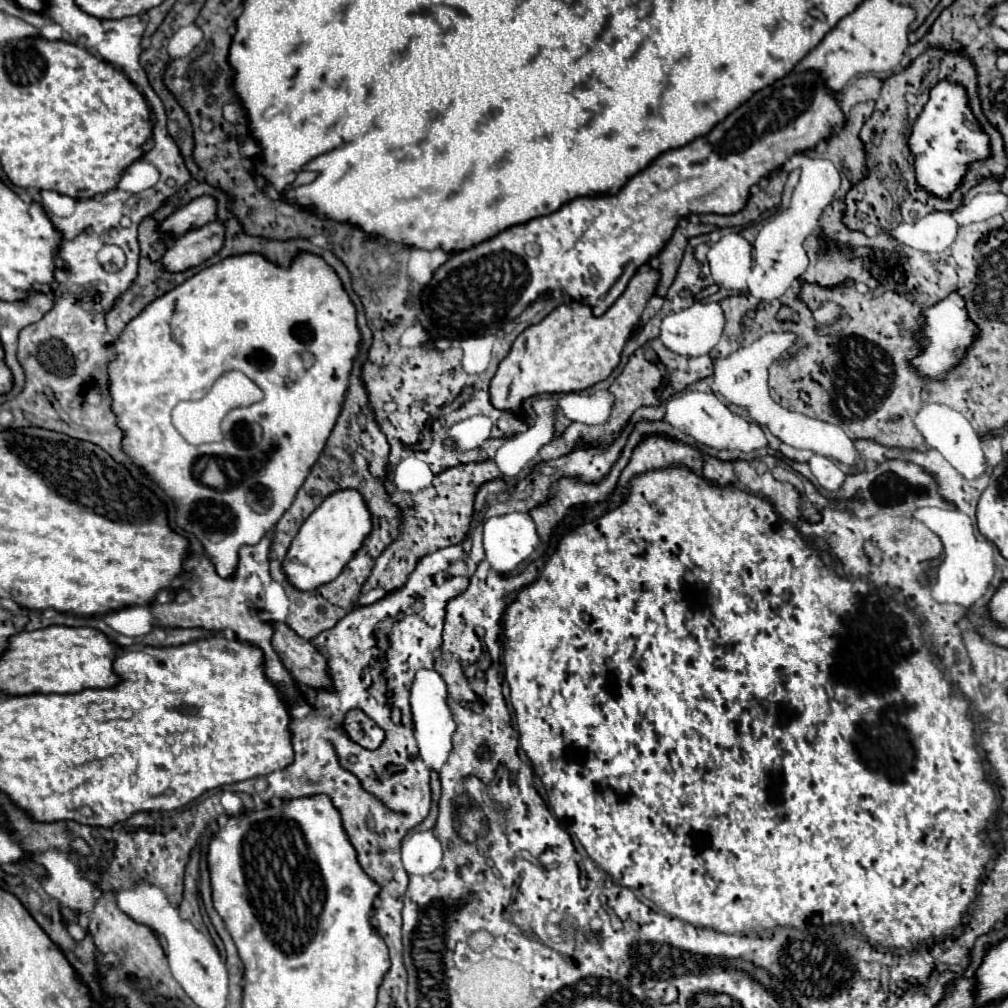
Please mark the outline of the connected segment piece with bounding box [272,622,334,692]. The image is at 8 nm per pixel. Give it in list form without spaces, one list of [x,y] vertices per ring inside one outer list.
[[[272,622],[274,626],[274,650],[278,650],[284,666],[294,674],[294,678],[308,688],[332,692],[332,676],[328,660],[316,650],[310,640],[298,638],[292,628],[282,622]]]

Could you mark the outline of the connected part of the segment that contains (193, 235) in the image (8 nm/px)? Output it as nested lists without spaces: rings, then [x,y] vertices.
[[[220,220],[188,230],[186,234],[178,236],[164,254],[164,268],[170,272],[182,272],[206,262],[216,252],[220,252],[224,244],[224,232],[226,230]]]

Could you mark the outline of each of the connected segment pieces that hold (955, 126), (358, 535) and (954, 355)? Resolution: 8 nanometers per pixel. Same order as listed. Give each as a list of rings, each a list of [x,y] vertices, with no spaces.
[[[940,80],[936,86],[932,86],[930,100],[912,126],[908,146],[914,156],[916,184],[924,192],[942,200],[950,198],[952,192],[962,184],[972,162],[988,160],[992,156],[990,136],[980,128],[976,120],[966,88],[948,80]]]
[[[354,488],[336,490],[306,518],[290,544],[282,562],[286,576],[298,590],[314,590],[314,586],[332,582],[362,548],[362,542],[370,536],[372,528],[372,514],[364,496]]]
[[[950,294],[948,298],[938,302],[938,306],[932,306],[932,308],[924,310],[922,314],[926,318],[924,332],[916,334],[916,340],[922,348],[922,354],[914,358],[912,366],[916,366],[918,374],[922,374],[924,378],[926,376],[928,378],[944,378],[946,372],[960,362],[964,350],[976,338],[978,328],[966,318],[966,308],[964,308],[964,302],[958,294]]]

